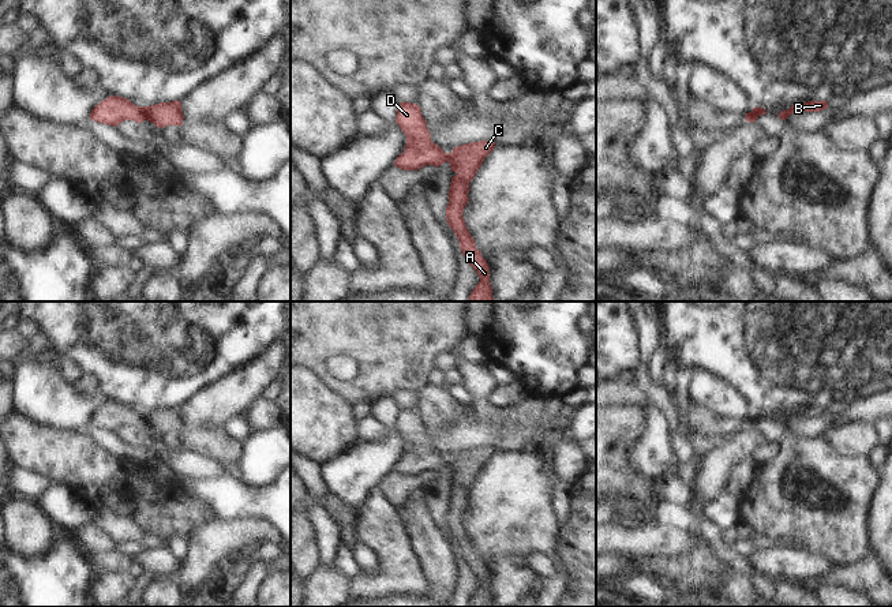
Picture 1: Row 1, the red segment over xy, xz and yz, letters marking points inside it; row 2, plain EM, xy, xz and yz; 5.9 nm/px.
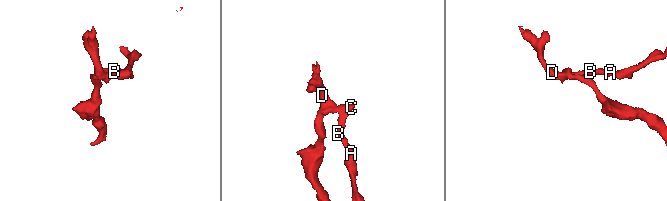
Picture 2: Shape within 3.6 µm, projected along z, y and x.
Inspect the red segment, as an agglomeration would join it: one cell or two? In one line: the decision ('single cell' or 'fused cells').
fused cells

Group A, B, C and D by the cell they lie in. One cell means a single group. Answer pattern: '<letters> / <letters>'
A B C / D

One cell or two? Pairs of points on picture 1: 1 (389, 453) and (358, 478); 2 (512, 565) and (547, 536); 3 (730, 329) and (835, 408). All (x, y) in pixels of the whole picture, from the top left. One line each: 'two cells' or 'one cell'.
1: one cell
2: two cells
3: one cell

